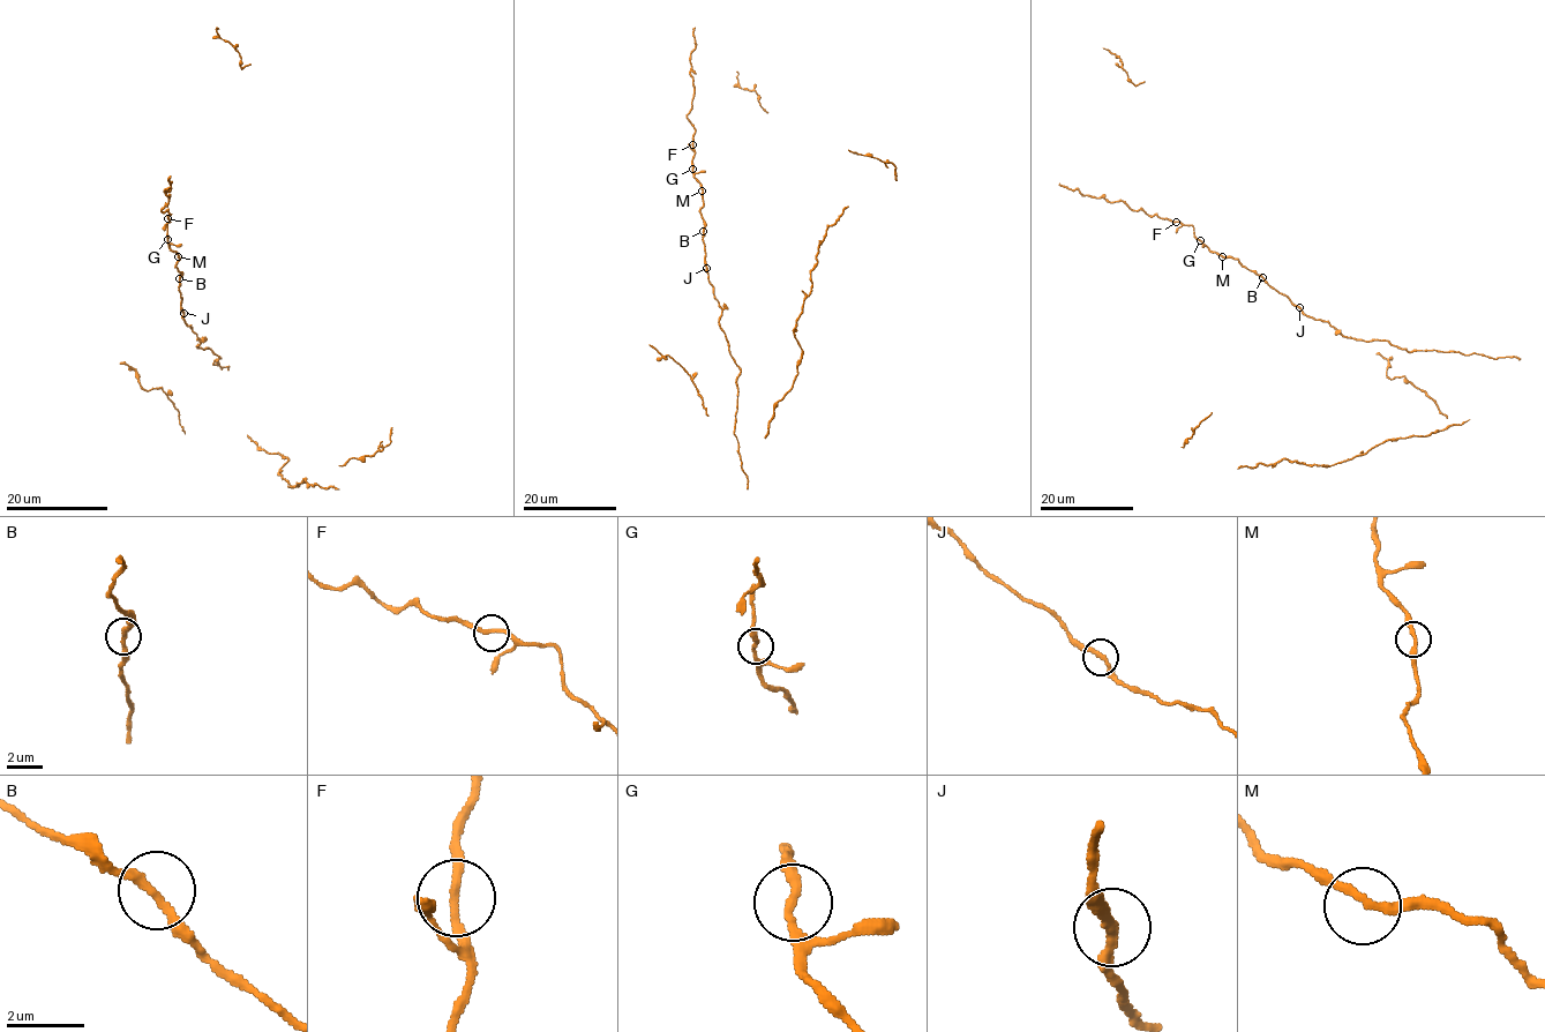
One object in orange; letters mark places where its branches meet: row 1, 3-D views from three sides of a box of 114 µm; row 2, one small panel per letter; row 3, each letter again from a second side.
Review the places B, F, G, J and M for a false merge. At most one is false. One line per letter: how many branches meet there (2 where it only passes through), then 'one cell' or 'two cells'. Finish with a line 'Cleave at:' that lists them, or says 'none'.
B: branches 2; one cell
F: branches 2; one cell
G: branches 2; one cell
J: branches 2; two cells
M: branches 2; one cell
Cleave at: J

